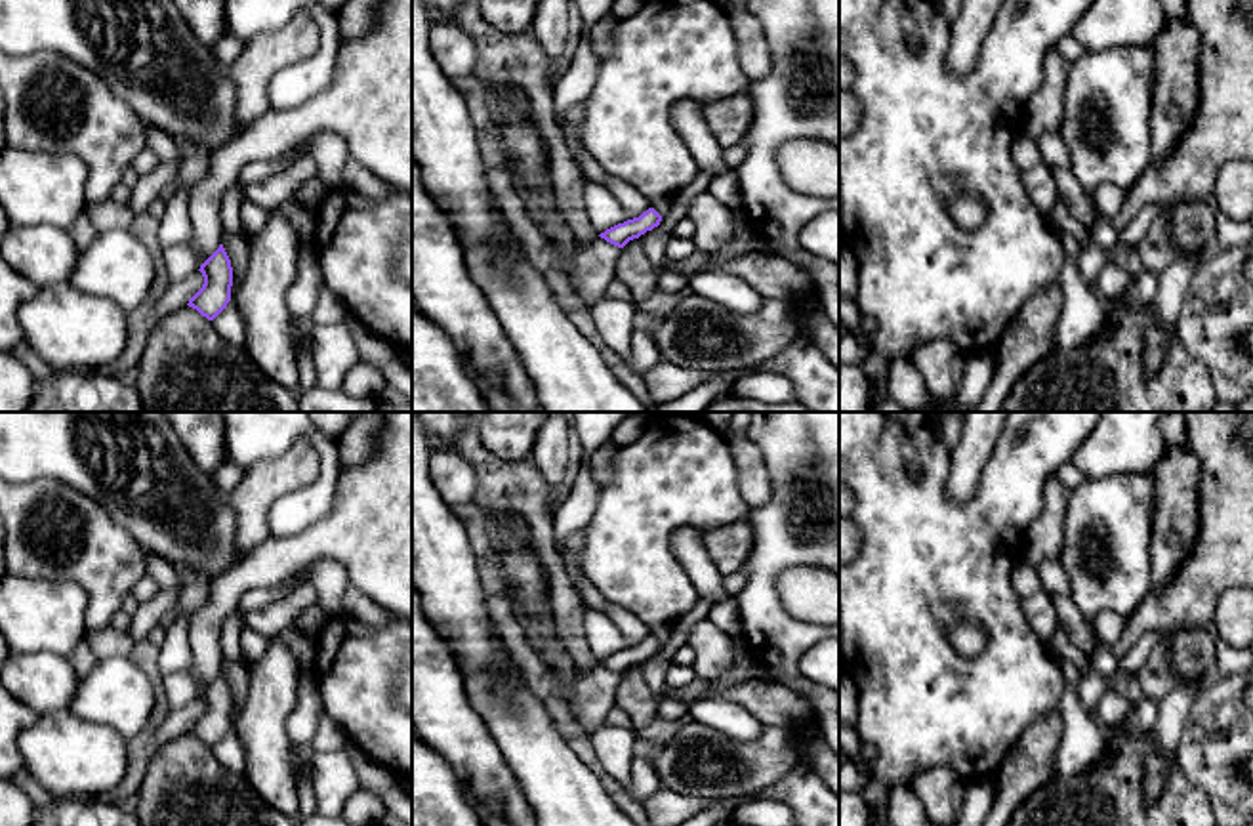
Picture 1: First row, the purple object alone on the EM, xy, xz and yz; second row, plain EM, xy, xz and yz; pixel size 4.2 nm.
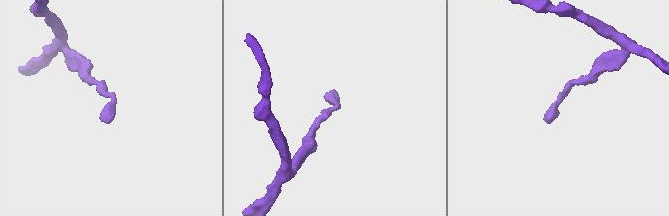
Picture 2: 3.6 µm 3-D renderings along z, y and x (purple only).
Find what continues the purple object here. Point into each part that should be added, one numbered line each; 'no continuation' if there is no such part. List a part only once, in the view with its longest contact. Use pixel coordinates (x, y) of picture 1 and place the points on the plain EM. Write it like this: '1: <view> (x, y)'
no continuation

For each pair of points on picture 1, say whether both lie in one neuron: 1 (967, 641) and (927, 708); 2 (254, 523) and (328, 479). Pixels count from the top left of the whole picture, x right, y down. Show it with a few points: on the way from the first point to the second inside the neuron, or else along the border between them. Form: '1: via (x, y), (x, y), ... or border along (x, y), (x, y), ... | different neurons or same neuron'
1: border along (948, 628), (948, 640), (962, 655), (983, 651) | different neurons
2: border along (302, 487), (285, 493), (269, 508), (269, 535) | different neurons

